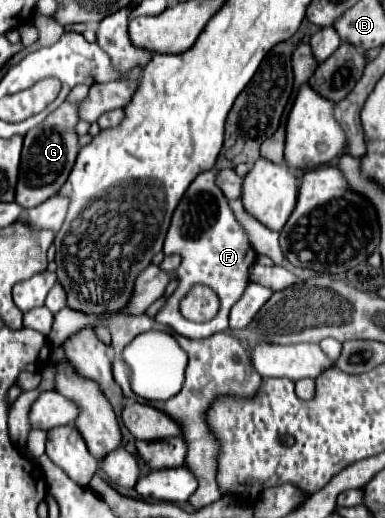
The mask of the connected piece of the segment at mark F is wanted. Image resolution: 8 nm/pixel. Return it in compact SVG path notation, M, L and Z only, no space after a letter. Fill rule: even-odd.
M205 171L189 185L185 197L181 197L171 217L171 227L167 231L163 245L165 255L181 257L181 265L177 267L179 285L175 293L165 301L165 305L159 309L155 319L189 339L203 339L229 327L229 311L243 295L243 289L249 283L249 269L255 263L255 251L251 249L245 231L237 223L225 195L221 193L221 189L217 189L213 177L215 177L213 171ZM197 283L209 285L221 299L219 313L207 323L187 321L179 311L179 301Z

